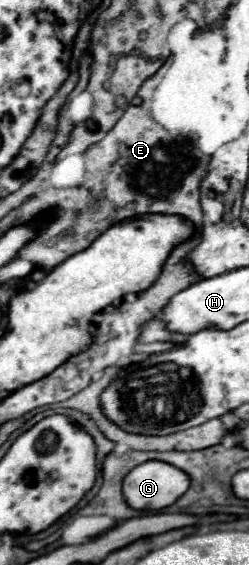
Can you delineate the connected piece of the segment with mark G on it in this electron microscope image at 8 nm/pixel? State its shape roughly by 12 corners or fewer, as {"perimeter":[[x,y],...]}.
{"perimeter":[[148,460],[124,478],[134,510],[160,512],[190,486],[168,462]]}

